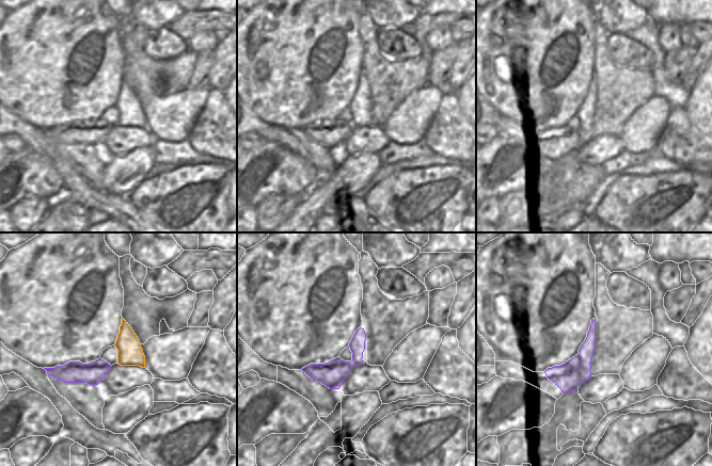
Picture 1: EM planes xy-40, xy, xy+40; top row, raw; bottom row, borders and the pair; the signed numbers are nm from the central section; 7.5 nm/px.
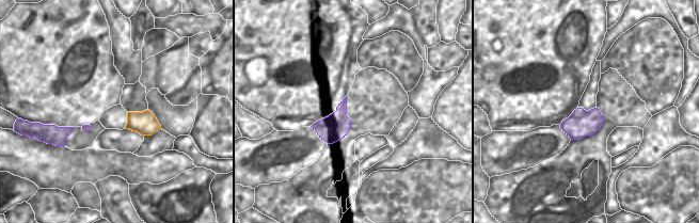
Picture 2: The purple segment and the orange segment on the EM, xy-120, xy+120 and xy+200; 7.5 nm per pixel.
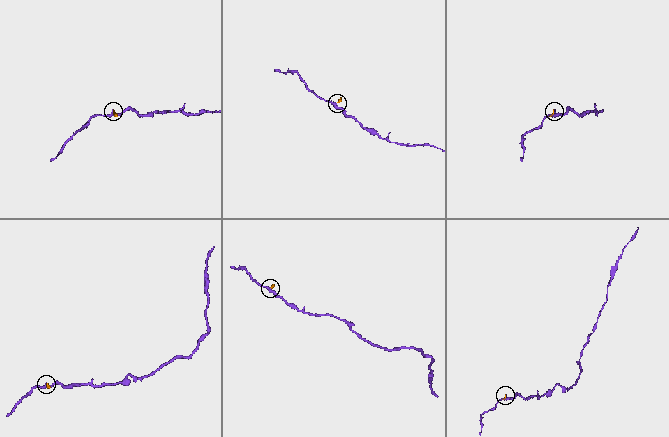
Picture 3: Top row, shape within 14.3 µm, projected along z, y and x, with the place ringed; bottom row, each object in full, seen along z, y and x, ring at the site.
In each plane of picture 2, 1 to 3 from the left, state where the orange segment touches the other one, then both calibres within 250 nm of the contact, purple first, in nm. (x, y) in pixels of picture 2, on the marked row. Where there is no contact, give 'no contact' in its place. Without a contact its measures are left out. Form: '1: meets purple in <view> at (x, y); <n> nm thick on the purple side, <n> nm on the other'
1: no contact
2: no contact
3: no contact

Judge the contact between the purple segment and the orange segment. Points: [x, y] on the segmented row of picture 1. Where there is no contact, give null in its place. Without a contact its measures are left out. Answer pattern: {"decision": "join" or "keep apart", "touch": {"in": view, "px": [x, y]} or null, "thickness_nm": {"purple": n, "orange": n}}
{"decision": "keep apart", "touch": null}

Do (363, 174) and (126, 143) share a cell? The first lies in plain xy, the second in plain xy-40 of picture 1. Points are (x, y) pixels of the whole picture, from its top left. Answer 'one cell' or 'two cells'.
two cells

